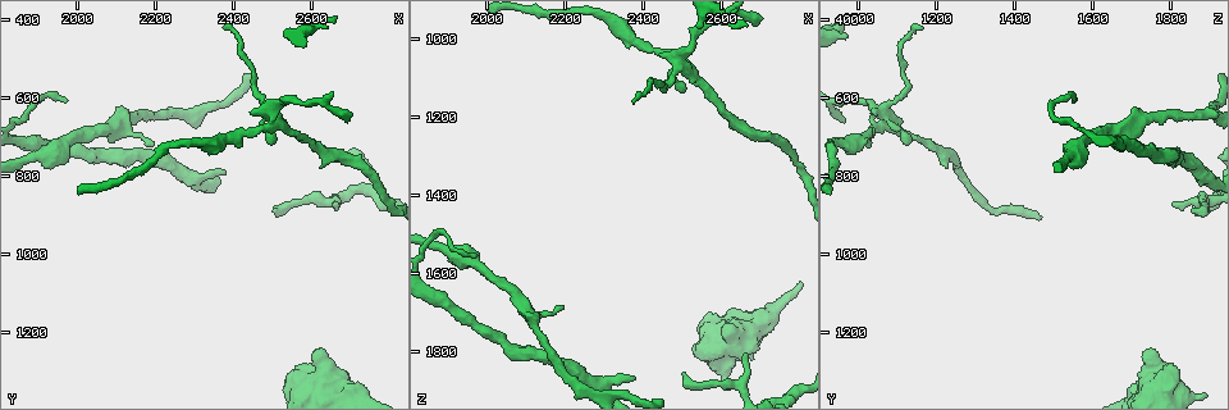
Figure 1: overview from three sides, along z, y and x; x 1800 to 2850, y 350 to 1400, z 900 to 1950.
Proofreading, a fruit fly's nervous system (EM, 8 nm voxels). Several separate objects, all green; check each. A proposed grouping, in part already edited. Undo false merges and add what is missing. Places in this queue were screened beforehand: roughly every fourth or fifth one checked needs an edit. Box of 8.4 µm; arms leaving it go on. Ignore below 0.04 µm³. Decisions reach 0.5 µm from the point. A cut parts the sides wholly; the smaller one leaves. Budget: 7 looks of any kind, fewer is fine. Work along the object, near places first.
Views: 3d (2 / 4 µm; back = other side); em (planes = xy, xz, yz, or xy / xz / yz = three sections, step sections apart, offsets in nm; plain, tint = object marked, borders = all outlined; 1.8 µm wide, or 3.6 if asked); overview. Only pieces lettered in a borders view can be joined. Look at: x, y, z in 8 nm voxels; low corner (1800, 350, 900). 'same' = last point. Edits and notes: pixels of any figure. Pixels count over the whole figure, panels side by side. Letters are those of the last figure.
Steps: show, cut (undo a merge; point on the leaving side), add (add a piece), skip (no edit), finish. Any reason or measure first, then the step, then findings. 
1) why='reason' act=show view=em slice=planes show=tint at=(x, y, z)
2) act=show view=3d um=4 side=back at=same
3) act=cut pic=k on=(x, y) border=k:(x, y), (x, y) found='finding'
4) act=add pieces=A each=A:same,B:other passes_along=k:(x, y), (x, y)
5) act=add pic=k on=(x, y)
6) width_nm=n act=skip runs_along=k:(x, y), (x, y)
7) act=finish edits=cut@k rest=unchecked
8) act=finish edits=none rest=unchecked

why='stops while still wide' act=show view=em um=3.6 slice=planes show=borders at=(2560, 1285, 1805)

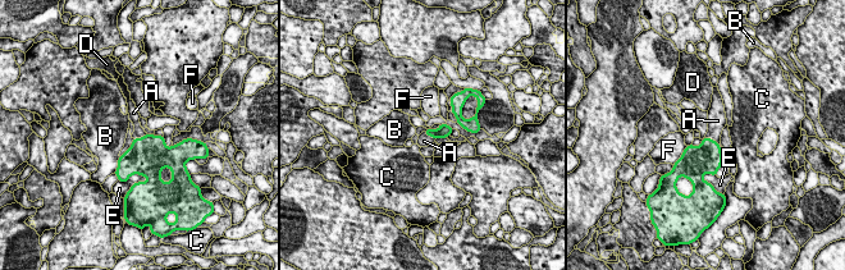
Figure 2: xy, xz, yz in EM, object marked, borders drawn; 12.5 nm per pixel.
act=add pieces=A each=A:same,B:other,C:other,D:other,E:other,F:other passes_along=2:(707, 159), (712, 141), (717, 122) found='it goes on there'

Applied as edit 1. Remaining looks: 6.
why='a fork' act=show view=3d um=4 at=(2495, 640, 1065)

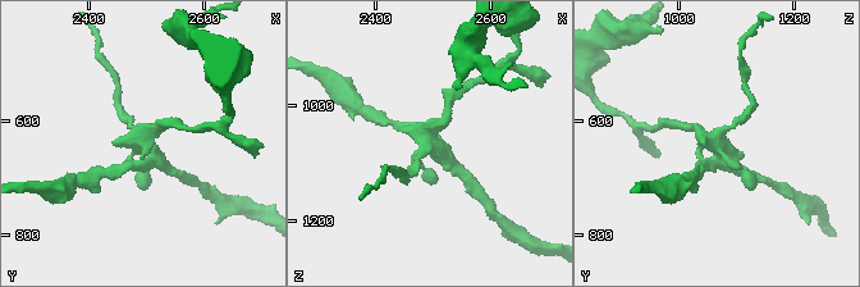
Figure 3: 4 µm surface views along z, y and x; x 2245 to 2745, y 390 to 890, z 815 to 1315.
act=show view=em um=3.6 slice=xy step=8 show=tint at=(2505, 645, 1065)

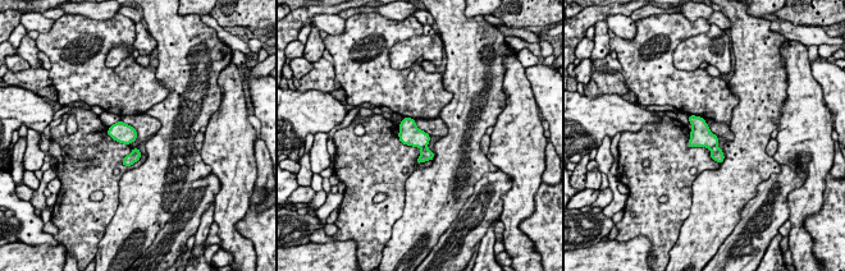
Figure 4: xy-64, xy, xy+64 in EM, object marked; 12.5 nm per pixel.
why='cut it another way' act=show view=em um=3.6 slice=planes show=borders at=same

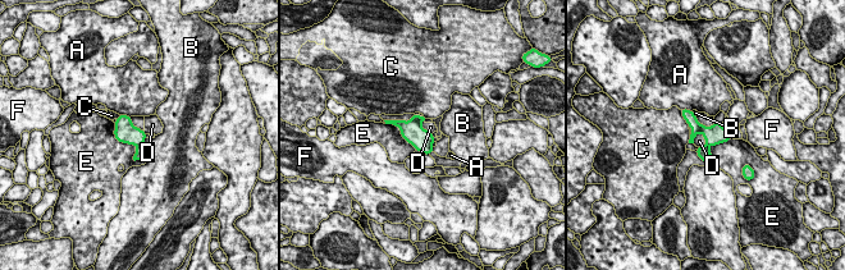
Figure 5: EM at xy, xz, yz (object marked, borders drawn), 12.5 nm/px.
width_nm=260 act=cut pic=5 on=(141, 151) each=A:other,B:other,C:other,D:other,E:other,F:other found='a second neuron is stuck on'

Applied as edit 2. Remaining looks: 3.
why='free end' act=show view=em slice=xy step=8 show=borders at=(2190, 720, 1695)

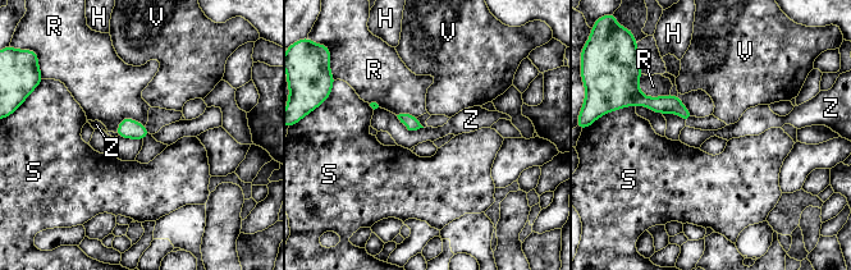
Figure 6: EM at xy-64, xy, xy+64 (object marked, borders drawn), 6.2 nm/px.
act=skip each=H:other,R:other,S:other,V:other,Z:other border=6:(396, 115), (408, 129), (422, 128) found='no lettered piece goes on from it'

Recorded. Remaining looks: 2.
act=finish edits=add@2,cut@5 rest=unchecked

